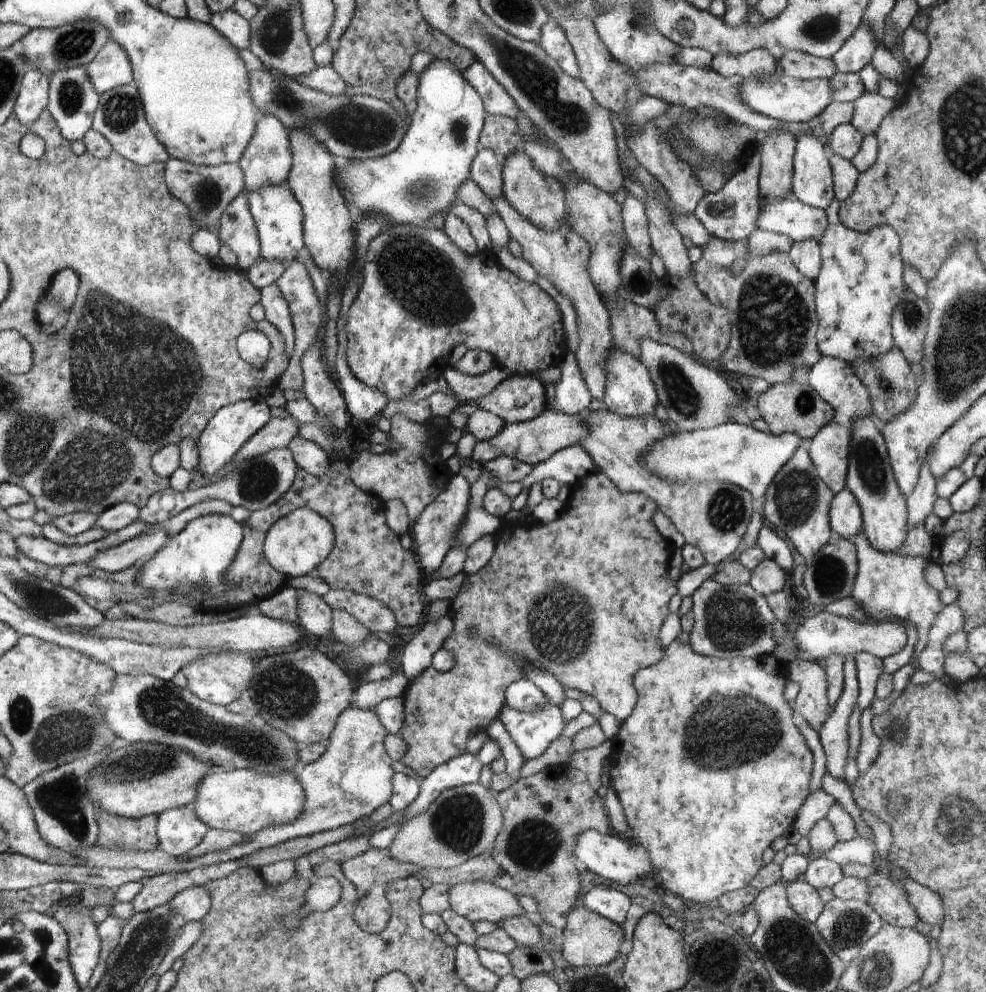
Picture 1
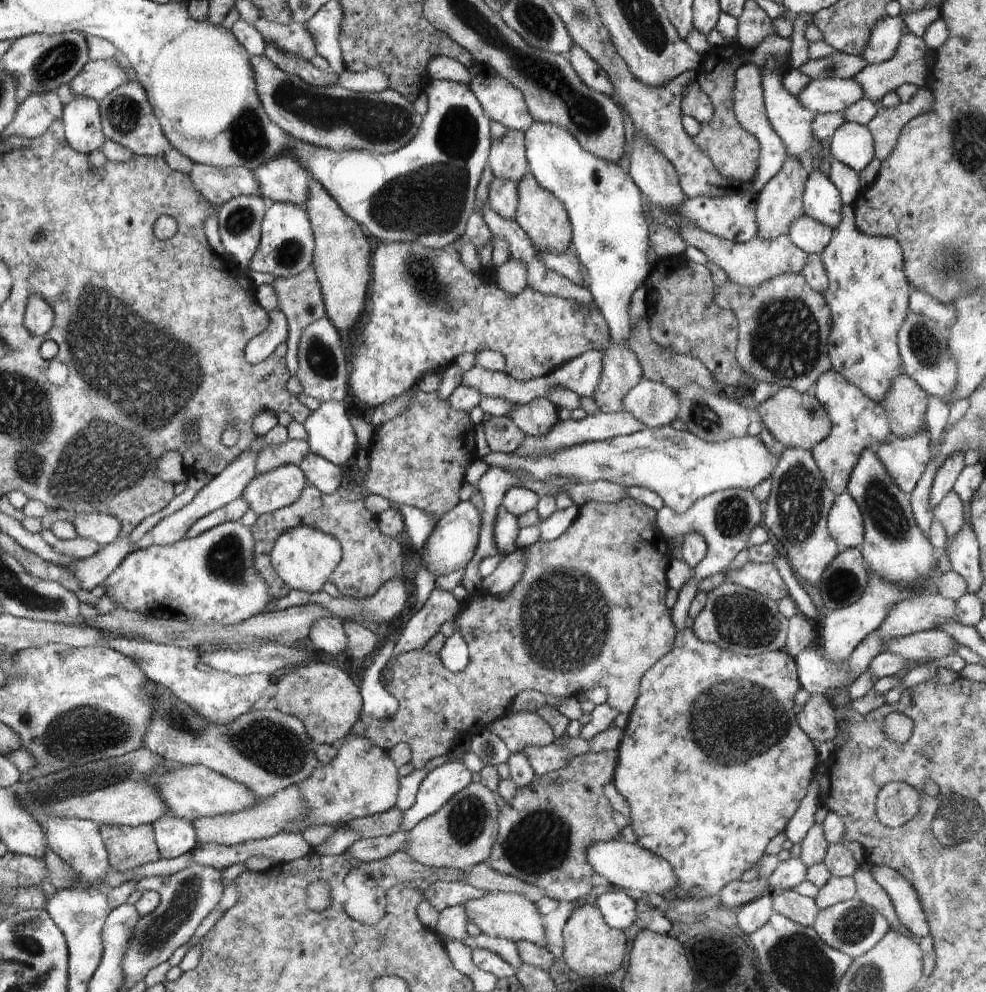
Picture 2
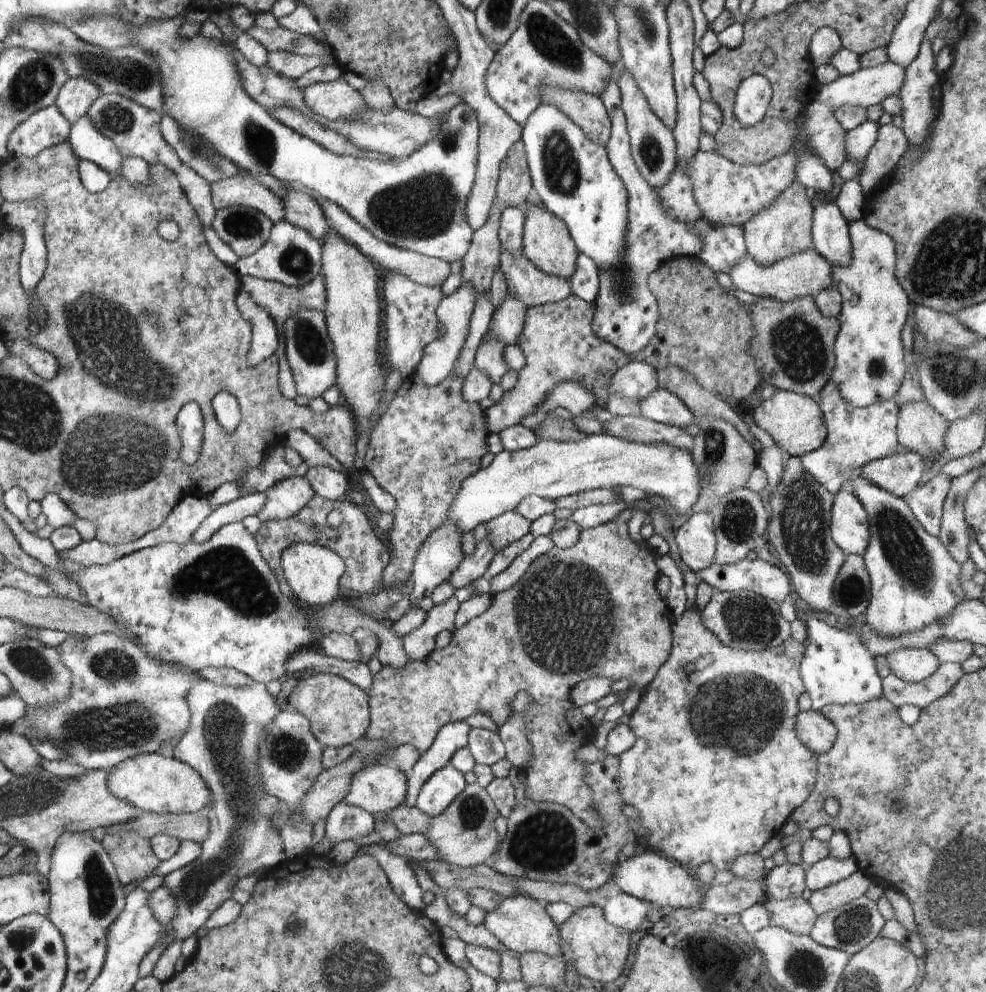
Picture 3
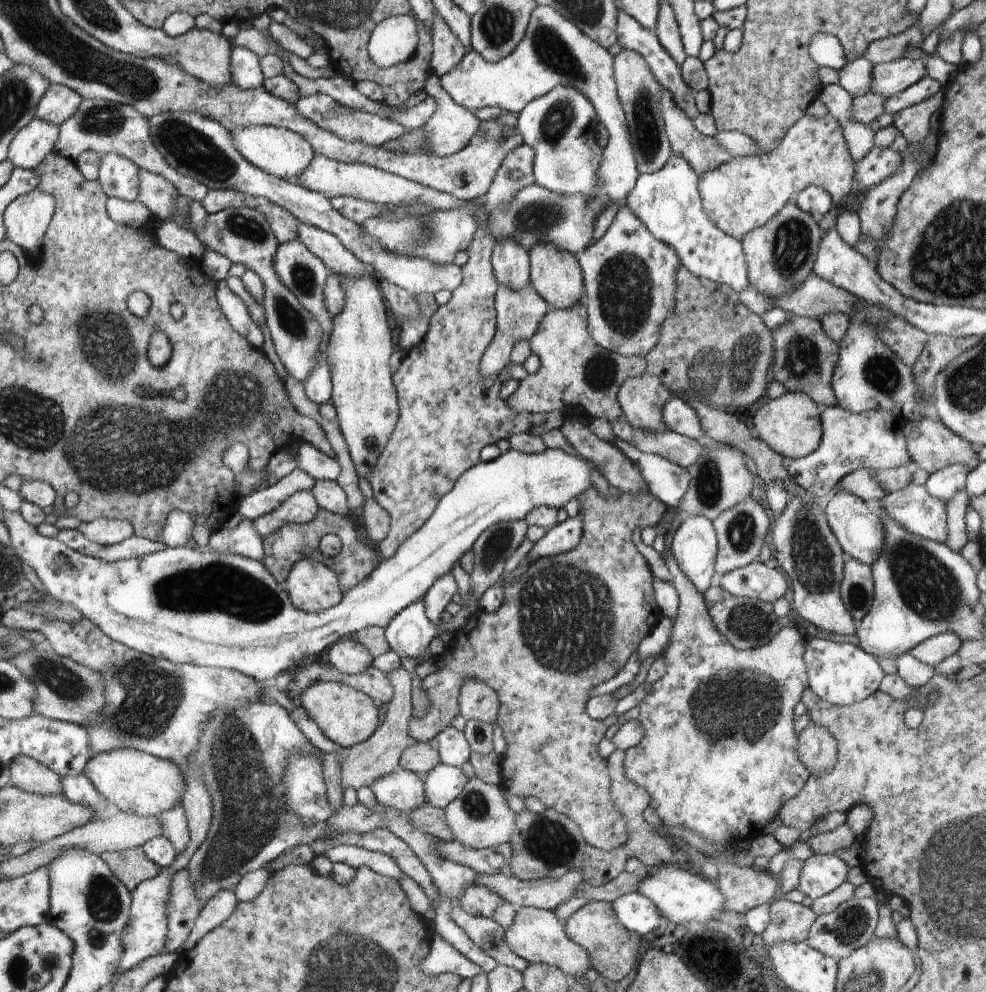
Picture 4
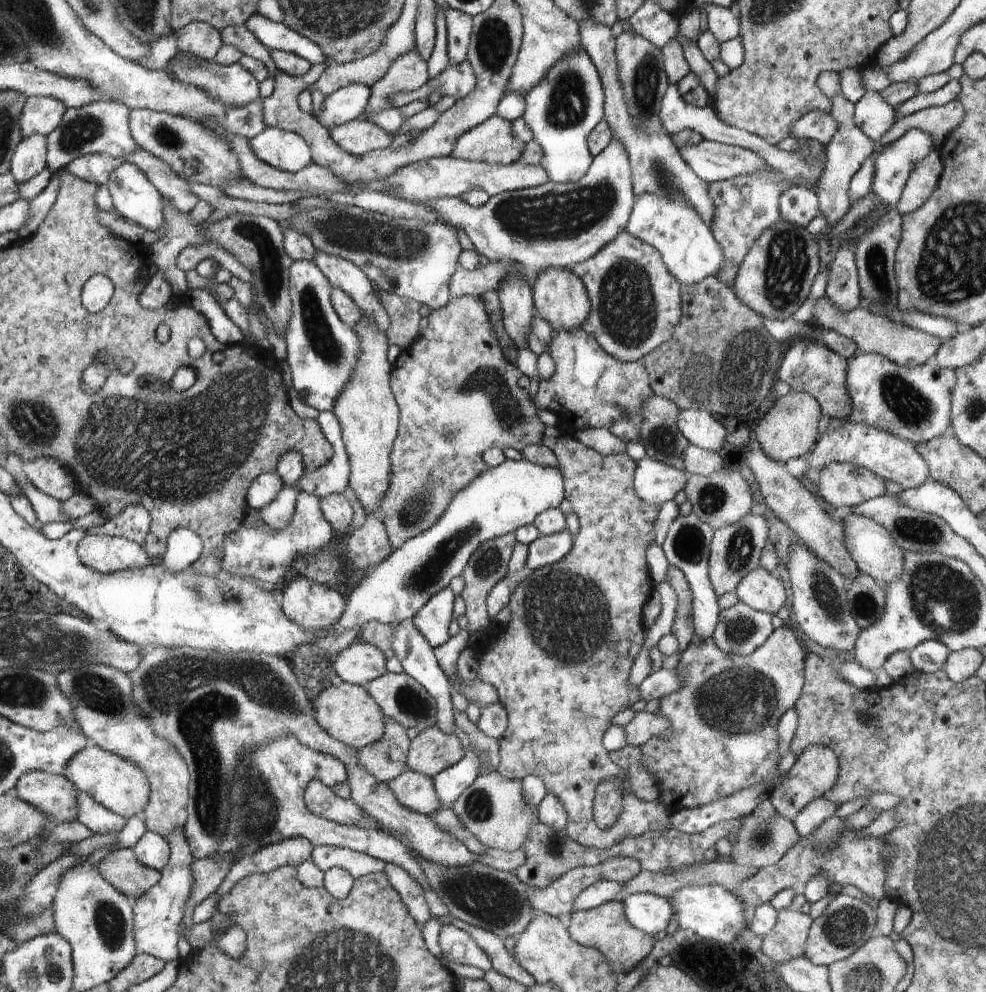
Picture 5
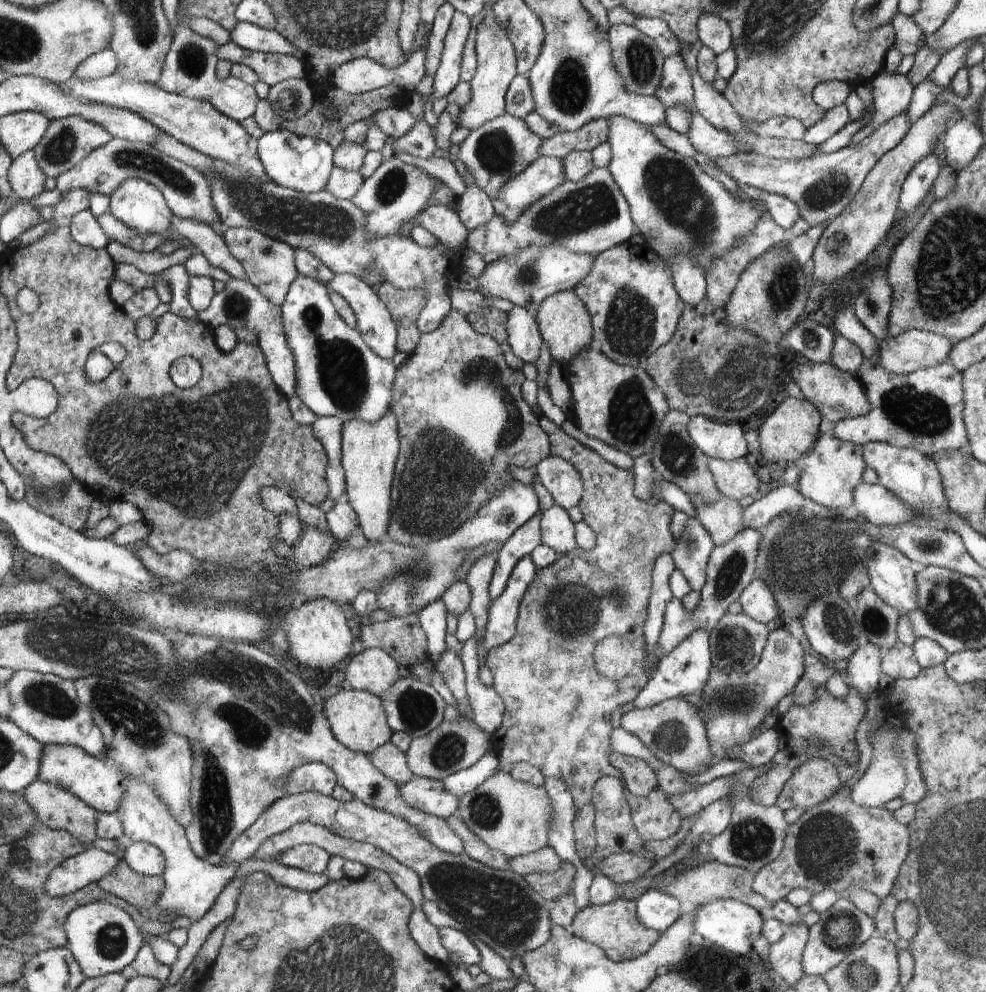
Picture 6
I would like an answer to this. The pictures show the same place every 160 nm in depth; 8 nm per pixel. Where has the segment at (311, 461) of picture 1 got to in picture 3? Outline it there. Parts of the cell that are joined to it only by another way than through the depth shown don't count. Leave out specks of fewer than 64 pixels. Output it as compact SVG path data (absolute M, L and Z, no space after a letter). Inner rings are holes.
M310 466L306 477L314 493L328 501L343 498L348 490L348 478L326 466Z

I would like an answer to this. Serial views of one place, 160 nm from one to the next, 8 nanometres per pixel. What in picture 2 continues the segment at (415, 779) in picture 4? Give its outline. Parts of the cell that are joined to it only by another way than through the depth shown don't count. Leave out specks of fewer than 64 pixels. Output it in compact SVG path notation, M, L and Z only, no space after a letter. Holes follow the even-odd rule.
M351 734L352 740L340 746L332 762L321 763L298 784L300 800L304 802L304 820L288 824L282 832L298 834L307 828L344 825L352 820L383 814L396 805L398 795L397 767L386 750L374 746L366 736Z

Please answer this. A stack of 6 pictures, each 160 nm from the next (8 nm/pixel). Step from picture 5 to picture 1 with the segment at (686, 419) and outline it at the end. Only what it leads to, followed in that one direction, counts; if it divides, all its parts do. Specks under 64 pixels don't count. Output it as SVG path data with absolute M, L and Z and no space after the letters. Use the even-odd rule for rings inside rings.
M615 348L607 361L606 388L603 398L608 411L626 418L654 415L659 398L648 369L630 353Z

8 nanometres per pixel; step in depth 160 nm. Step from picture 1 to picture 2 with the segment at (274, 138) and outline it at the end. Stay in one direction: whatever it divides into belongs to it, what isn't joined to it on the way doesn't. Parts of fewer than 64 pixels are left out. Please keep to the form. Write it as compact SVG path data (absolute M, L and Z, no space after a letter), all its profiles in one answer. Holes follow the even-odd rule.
M290 150L276 154L276 158L256 166L252 170L263 199L274 202L288 202L306 209L308 198L308 173Z

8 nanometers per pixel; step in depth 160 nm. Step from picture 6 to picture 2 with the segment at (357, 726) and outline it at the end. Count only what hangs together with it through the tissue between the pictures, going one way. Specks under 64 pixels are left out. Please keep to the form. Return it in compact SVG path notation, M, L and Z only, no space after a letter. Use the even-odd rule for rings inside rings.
M315 660L305 663L304 667L294 666L290 668L291 672L272 679L277 686L272 702L280 712L302 722L306 734L314 744L333 745L349 735L363 714L359 688L346 672L332 664Z

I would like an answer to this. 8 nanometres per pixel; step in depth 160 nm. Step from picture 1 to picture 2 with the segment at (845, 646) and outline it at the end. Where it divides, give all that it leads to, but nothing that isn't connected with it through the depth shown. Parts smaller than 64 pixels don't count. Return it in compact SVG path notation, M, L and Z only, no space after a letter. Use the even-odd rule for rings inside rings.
M942 630L914 632L905 638L890 638L884 642L884 652L896 654L904 660L916 661L920 658L944 658L956 654L954 638Z

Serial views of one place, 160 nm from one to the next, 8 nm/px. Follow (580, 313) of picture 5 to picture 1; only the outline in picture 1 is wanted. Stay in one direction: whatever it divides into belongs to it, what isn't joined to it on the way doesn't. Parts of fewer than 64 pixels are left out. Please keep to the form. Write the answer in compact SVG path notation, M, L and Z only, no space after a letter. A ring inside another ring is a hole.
M516 152L502 164L503 196L520 216L545 231L557 231L565 225L566 192L556 179L540 174L524 152Z

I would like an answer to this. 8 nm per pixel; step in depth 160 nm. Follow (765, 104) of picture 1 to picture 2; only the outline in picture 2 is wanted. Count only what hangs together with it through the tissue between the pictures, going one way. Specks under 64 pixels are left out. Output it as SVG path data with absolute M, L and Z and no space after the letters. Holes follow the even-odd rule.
M852 78L811 79L804 90L794 96L804 110L812 114L842 113L856 100L865 98L862 86Z

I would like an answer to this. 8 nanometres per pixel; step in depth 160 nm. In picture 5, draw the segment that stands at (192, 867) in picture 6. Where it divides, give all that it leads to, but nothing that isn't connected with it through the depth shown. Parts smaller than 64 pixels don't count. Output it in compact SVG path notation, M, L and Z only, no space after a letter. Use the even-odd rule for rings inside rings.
M182 829L174 830L165 840L170 846L169 862L161 871L160 882L133 901L133 928L137 954L149 954L166 962L174 962L181 958L178 950L178 926L184 918L184 908L194 886L192 862L195 859L188 848Z

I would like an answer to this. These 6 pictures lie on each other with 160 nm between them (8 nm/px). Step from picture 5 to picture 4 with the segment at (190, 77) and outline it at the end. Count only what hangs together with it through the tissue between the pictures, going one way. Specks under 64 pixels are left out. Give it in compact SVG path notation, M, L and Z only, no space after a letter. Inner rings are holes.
M244 47L231 50L229 75L231 82L242 90L257 89L265 79L259 58Z

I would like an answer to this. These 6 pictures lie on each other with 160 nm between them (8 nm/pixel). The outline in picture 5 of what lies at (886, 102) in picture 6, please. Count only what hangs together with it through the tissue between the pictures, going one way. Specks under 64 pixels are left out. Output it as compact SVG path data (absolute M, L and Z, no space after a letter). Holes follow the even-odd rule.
M838 94L834 98L830 98L830 116L832 120L838 124L836 134L832 136L832 140L828 146L828 164L826 164L826 170L820 178L820 184L818 184L818 190L815 194L818 194L820 198L820 210L818 210L818 217L824 216L824 220L828 222L826 228L822 230L822 234L829 234L832 226L839 222L840 219L847 214L849 210L849 198L848 188L851 179L854 178L854 174L860 170L860 166L864 164L864 160L872 154L875 150L876 142L870 140L870 136L866 136L866 132L862 132L856 124L854 124L854 110L856 106L844 98L844 94Z

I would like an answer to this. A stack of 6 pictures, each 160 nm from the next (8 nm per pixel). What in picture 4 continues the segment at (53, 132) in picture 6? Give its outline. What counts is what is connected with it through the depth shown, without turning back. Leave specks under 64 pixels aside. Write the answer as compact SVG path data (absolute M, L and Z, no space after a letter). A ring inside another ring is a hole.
M84 99L79 109L59 126L58 138L53 152L61 157L75 159L80 153L92 151L103 155L116 153L131 160L139 169L163 176L174 185L179 195L189 201L200 202L209 191L207 186L176 172L164 160L159 150L152 144L148 130L148 118L130 105L105 101L102 99Z

